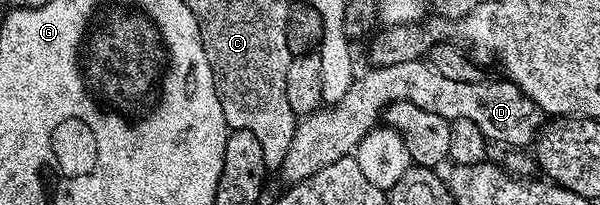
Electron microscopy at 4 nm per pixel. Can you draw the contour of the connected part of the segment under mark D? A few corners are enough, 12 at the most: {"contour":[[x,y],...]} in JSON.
{"contour":[[374,66],[297,121],[283,185],[351,155],[392,102],[529,149],[544,114],[505,78]]}

